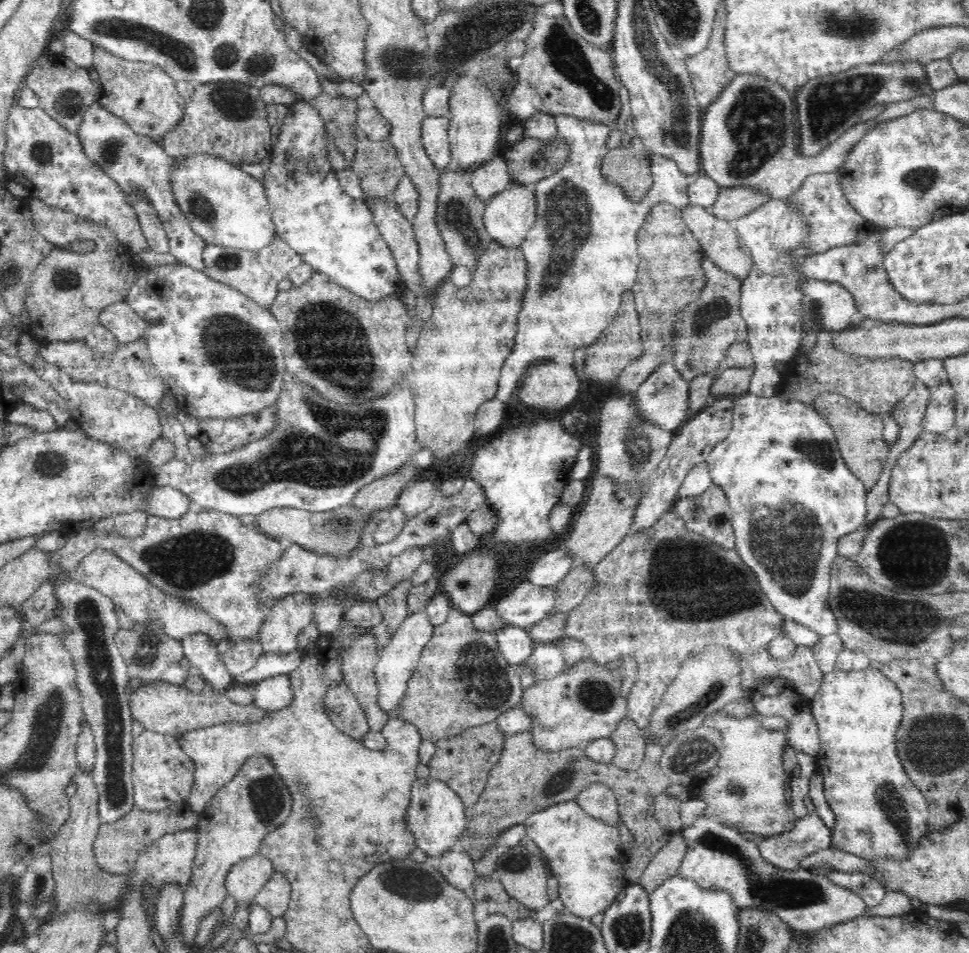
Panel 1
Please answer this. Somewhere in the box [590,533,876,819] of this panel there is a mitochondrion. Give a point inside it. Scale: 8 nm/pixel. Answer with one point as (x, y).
(690, 582)

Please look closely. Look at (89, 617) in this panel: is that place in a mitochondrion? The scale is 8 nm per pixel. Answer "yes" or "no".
yes

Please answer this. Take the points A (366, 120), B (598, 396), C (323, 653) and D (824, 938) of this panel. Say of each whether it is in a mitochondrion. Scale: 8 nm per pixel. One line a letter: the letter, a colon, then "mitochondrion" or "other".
A: other
B: other
C: other
D: other

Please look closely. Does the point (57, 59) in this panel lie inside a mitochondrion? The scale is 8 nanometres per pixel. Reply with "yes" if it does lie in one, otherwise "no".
no

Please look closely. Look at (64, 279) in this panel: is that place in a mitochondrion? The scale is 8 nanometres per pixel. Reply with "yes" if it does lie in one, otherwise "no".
yes

